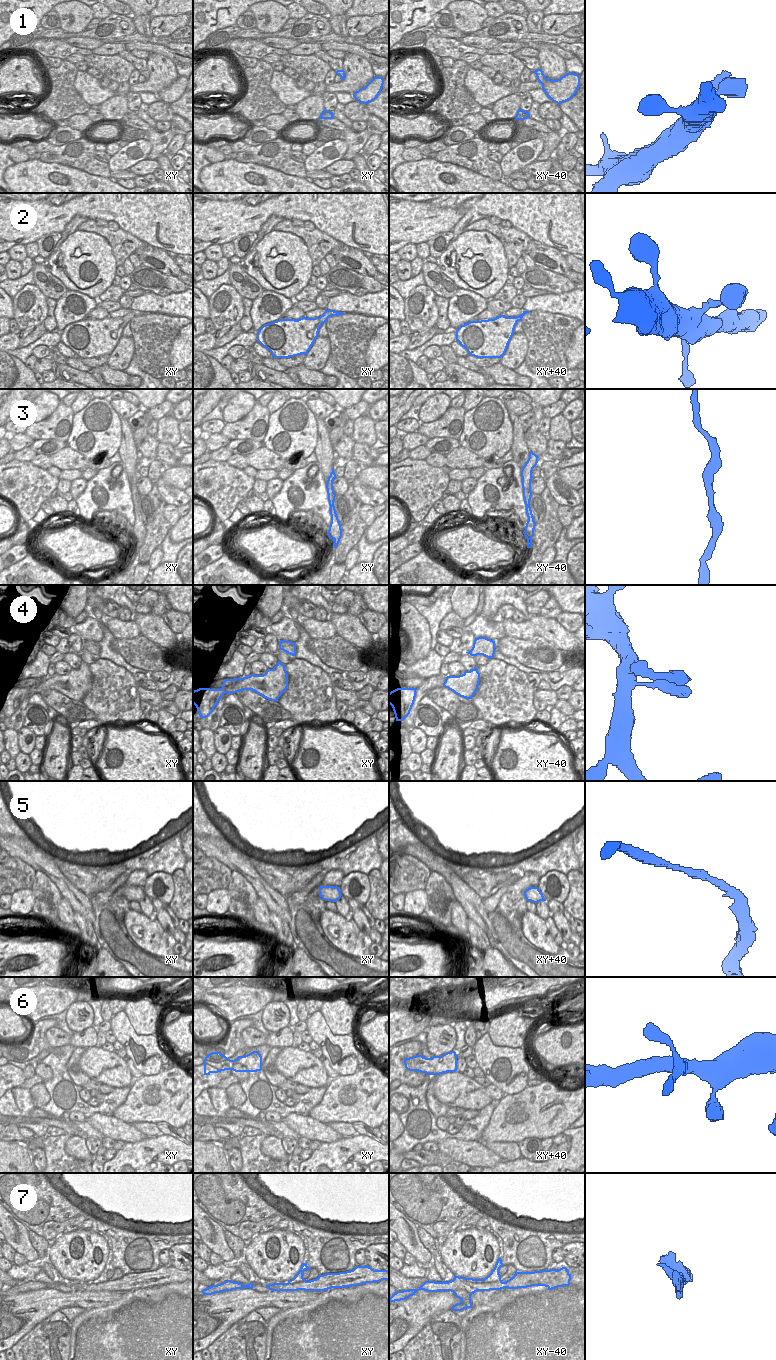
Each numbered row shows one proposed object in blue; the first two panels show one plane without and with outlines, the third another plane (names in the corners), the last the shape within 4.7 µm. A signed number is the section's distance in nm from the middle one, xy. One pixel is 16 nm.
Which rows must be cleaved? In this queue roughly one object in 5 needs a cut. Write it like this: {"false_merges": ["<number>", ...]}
{"false_merges": []}

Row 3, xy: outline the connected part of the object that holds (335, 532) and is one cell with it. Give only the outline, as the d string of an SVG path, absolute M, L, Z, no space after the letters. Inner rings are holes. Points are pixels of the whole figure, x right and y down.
M333 463L332 472L330 473L330 476L328 477L328 480L326 483L326 489L327 489L327 494L328 494L328 501L329 501L329 505L330 505L330 515L331 515L331 523L330 523L327 535L328 535L329 539L334 540L334 548L336 548L338 546L340 539L342 537L341 524L339 522L338 516L336 513L336 509L334 506L336 494L333 489L333 481L336 477L337 476L334 472L334 463Z

